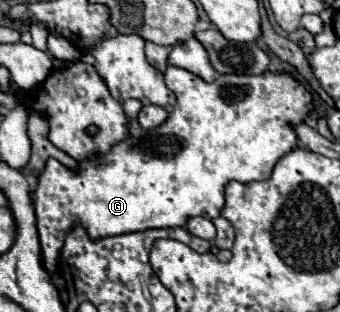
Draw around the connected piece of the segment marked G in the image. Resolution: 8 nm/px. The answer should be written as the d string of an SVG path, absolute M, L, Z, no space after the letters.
M170 65L164 73L164 81L176 95L176 105L164 125L146 131L142 139L128 137L122 143L116 143L106 155L82 161L82 169L78 169L78 173L68 171L56 159L46 161L40 175L40 185L36 187L34 209L36 227L40 217L38 229L44 267L50 273L56 271L60 249L72 221L86 227L92 239L102 239L146 229L184 227L186 221L196 215L208 219L220 217L224 209L226 183L266 181L272 173L272 165L276 165L280 157L294 151L298 145L296 131L290 123L300 125L314 111L312 93L298 79L294 79L292 73L266 71L266 75L218 75L214 83L206 83L190 71Z

